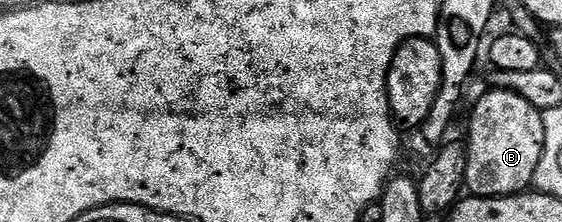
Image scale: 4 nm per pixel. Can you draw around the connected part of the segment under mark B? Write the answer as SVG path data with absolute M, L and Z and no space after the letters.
M487 89L476 101L471 111L471 124L467 127L466 190L481 199L499 199L503 195L526 192L535 182L544 149L543 112L529 105L525 97L517 97L517 93Z

